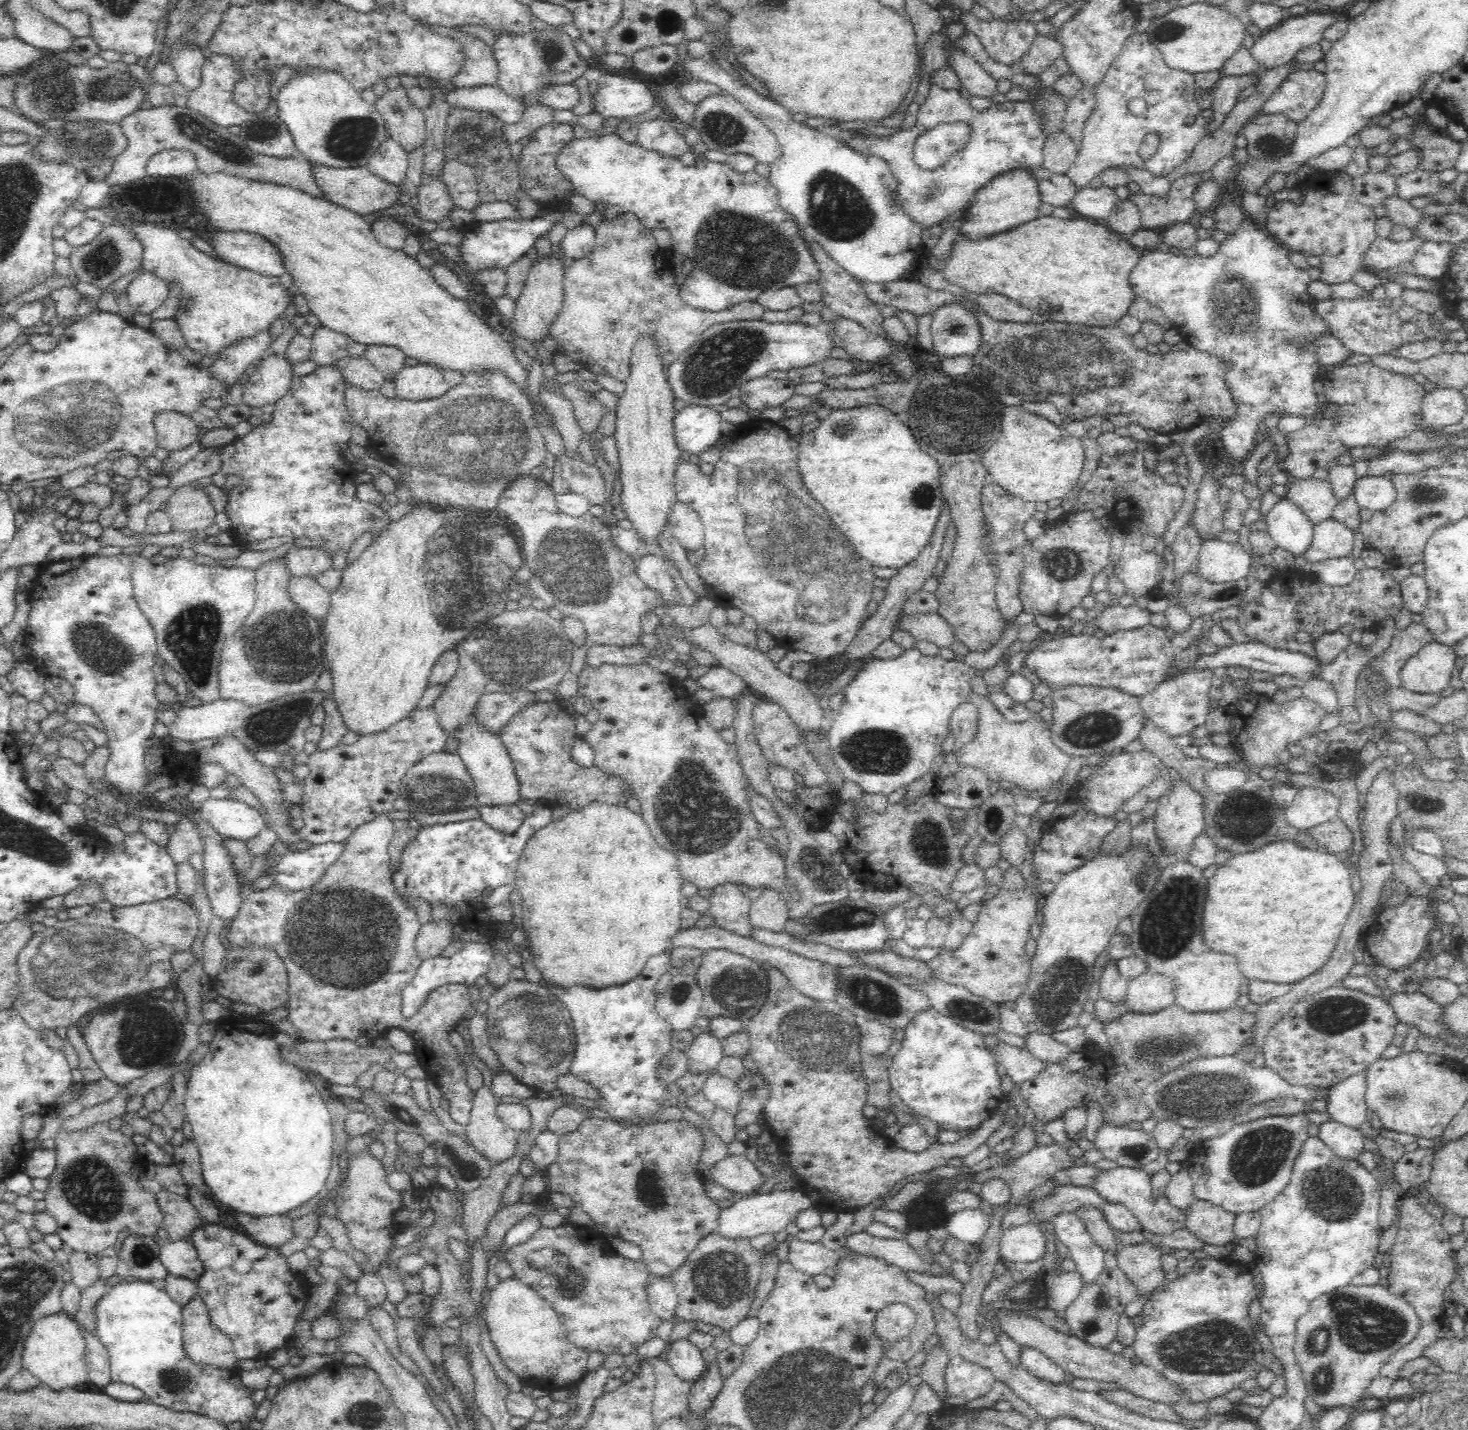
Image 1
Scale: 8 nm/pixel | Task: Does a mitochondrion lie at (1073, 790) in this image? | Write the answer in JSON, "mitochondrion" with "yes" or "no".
{"mitochondrion":"no"}

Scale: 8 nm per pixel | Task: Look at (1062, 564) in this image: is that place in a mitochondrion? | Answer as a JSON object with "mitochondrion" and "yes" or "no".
{"mitochondrion":"yes"}

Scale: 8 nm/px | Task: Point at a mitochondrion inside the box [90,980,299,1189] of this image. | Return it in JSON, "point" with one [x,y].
{"point":[147,1035]}

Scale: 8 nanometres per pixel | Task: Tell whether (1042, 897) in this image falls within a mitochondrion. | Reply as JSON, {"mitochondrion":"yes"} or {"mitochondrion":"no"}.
{"mitochondrion":"no"}

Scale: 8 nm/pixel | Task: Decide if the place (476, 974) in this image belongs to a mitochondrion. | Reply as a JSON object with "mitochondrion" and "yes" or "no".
{"mitochondrion":"no"}

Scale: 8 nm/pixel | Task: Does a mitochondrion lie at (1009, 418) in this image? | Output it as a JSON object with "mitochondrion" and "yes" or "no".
{"mitochondrion":"yes"}

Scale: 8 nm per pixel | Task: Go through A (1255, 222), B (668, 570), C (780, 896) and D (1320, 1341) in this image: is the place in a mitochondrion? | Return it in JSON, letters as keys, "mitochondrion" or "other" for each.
{"A":"other","B":"other","C":"other","D":"mitochondrion"}

